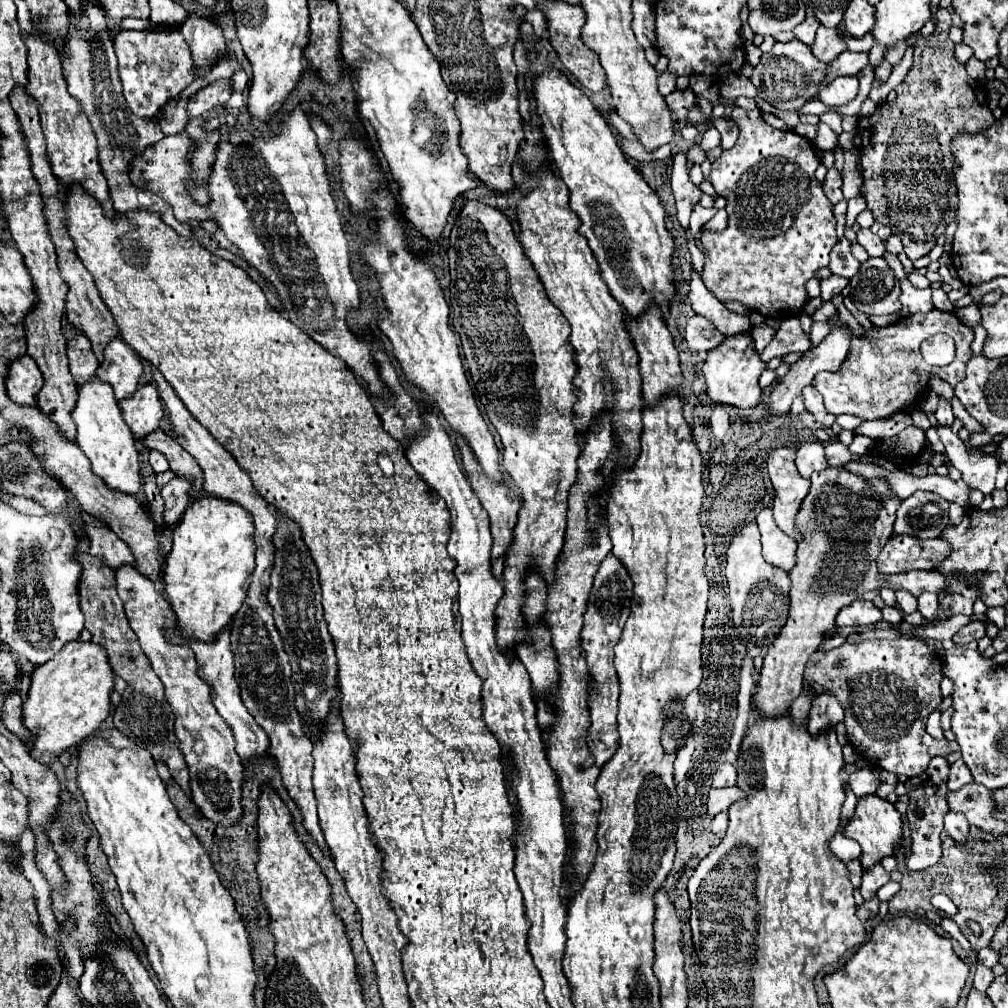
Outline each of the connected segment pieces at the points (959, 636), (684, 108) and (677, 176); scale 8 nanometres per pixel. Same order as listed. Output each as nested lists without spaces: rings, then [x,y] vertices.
[[[971,622],[967,624],[965,628],[961,628],[955,636],[953,636],[953,642],[955,644],[971,644],[979,638],[985,636],[985,622]]]
[[[687,88],[687,90],[675,90],[665,100],[667,100],[667,106],[675,114],[677,120],[685,120],[687,114],[689,114],[689,110],[697,104],[697,96],[695,96],[695,92],[691,88]]]
[[[677,152],[673,156],[671,188],[673,188],[673,194],[675,194],[675,202],[677,202],[677,220],[683,228],[685,228],[685,222],[687,222],[687,228],[689,228],[689,214],[691,214],[693,206],[699,202],[703,192],[699,190],[699,186],[695,186],[689,180],[687,154],[685,152]]]

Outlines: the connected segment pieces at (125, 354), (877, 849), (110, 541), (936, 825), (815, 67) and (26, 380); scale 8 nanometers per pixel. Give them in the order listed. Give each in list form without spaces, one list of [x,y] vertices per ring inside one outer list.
[[[115,338],[105,348],[105,360],[97,368],[97,378],[101,378],[101,382],[109,382],[115,390],[117,402],[121,402],[123,398],[135,394],[141,372],[143,366],[133,348],[123,340]]]
[[[865,796],[857,800],[857,808],[853,816],[849,818],[847,826],[843,828],[843,834],[849,838],[855,838],[861,846],[861,864],[863,868],[869,868],[877,864],[883,856],[893,854],[893,848],[901,842],[901,814],[895,810],[895,806],[889,800],[877,798],[877,796]]]
[[[91,520],[87,524],[87,536],[91,542],[89,554],[97,556],[105,566],[109,566],[113,570],[117,570],[125,564],[135,566],[135,558],[133,558],[129,546],[121,538],[117,538],[109,528],[105,528],[103,522]]]
[[[941,756],[933,758],[925,774],[919,778],[909,778],[905,782],[907,796],[909,796],[909,810],[907,820],[911,828],[911,854],[907,856],[907,868],[909,870],[923,870],[939,862],[941,858],[941,830],[943,830],[943,816],[949,812],[945,794],[947,794],[947,778],[949,778],[949,762]]]
[[[793,38],[791,42],[777,42],[769,56],[763,56],[761,64],[755,66],[751,82],[759,90],[759,96],[779,110],[799,110],[805,102],[819,96],[817,86],[825,80],[829,64],[817,62],[807,44]]]
[[[21,356],[9,366],[7,392],[9,398],[19,406],[37,406],[37,390],[41,390],[41,372],[31,356]]]

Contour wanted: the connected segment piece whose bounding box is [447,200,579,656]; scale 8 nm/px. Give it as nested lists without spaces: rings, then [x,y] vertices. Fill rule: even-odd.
[[[467,200],[461,214],[457,216],[455,220],[455,226],[451,230],[451,236],[449,236],[449,268],[451,268],[451,284],[453,284],[453,276],[455,276],[455,292],[449,288],[451,292],[451,304],[453,304],[453,310],[455,310],[455,330],[459,332],[461,336],[461,342],[463,342],[463,352],[465,352],[465,360],[469,364],[469,372],[471,372],[471,380],[475,384],[475,390],[479,392],[479,400],[487,412],[487,418],[491,420],[491,424],[495,426],[497,434],[501,436],[501,442],[503,442],[503,466],[505,470],[511,474],[513,482],[517,484],[517,488],[521,490],[521,498],[523,498],[523,506],[519,510],[519,520],[517,520],[517,526],[513,530],[513,540],[511,540],[511,546],[507,550],[507,560],[505,560],[505,570],[503,570],[503,586],[505,586],[505,594],[503,598],[499,600],[497,608],[495,608],[495,616],[497,616],[497,644],[503,652],[515,656],[515,644],[521,642],[521,638],[525,638],[525,630],[521,630],[521,626],[525,626],[525,622],[521,622],[521,610],[523,610],[523,600],[525,600],[525,576],[529,570],[537,570],[537,574],[545,580],[545,584],[549,586],[549,582],[553,582],[553,570],[555,570],[555,562],[557,562],[557,556],[561,552],[561,546],[563,546],[563,536],[565,536],[565,518],[567,518],[567,494],[569,494],[569,488],[575,484],[577,480],[577,454],[579,454],[579,446],[577,446],[577,440],[575,440],[575,426],[573,426],[573,404],[577,402],[577,394],[575,394],[575,386],[573,386],[573,378],[577,374],[577,364],[573,362],[573,348],[569,346],[569,324],[567,320],[563,318],[563,314],[549,302],[547,294],[545,294],[545,288],[537,276],[537,272],[533,270],[533,264],[527,260],[515,232],[513,232],[513,226],[511,222],[497,210],[497,208],[491,208],[487,204],[481,204],[477,200]]]

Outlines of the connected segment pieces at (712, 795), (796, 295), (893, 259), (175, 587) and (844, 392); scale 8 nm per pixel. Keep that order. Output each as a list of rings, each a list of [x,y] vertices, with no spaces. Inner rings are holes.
[[[733,786],[733,788],[721,788],[721,790],[711,788],[709,790],[709,798],[707,798],[707,810],[709,810],[711,816],[715,816],[715,814],[727,810],[733,802],[737,802],[741,798],[745,798],[745,792],[739,790],[737,786]]]
[[[733,108],[731,112],[733,120],[739,124],[739,140],[735,142],[735,146],[731,150],[725,150],[715,162],[713,162],[713,168],[711,168],[711,174],[709,174],[709,180],[715,188],[715,192],[719,196],[723,196],[727,200],[727,214],[729,214],[729,226],[723,230],[723,232],[717,232],[717,234],[703,234],[701,240],[707,248],[707,256],[705,256],[705,270],[703,270],[703,280],[705,280],[705,286],[715,294],[717,300],[739,300],[743,302],[747,308],[767,316],[767,318],[777,318],[777,320],[785,320],[785,318],[791,318],[791,316],[799,316],[803,306],[807,304],[809,300],[809,294],[805,290],[805,284],[809,278],[815,278],[817,270],[819,268],[825,268],[829,264],[829,252],[831,248],[835,246],[837,242],[837,234],[835,234],[835,216],[833,216],[833,206],[831,202],[827,200],[827,196],[823,194],[823,188],[821,184],[815,180],[815,170],[817,166],[821,164],[819,156],[817,156],[817,150],[815,146],[805,138],[805,136],[799,136],[797,132],[793,130],[775,130],[771,128],[769,124],[765,124],[765,120],[761,118],[761,112],[759,110],[743,110],[743,108]]]
[[[885,252],[883,254],[883,258],[885,258],[885,262],[889,264],[889,268],[895,272],[895,276],[901,280],[901,278],[907,278],[905,276],[905,270],[903,270],[903,264],[899,262],[899,258],[895,256],[895,254],[891,254],[891,252]]]
[[[205,494],[189,504],[173,530],[173,550],[163,570],[165,596],[177,616],[177,632],[165,634],[169,642],[181,646],[189,646],[191,642],[213,644],[217,634],[229,626],[243,606],[249,576],[255,570],[253,530],[251,514],[233,502]]]
[[[931,310],[927,314],[913,314],[893,326],[865,332],[861,338],[853,336],[849,356],[845,358],[841,370],[819,372],[813,380],[813,386],[825,398],[825,408],[831,414],[853,414],[865,420],[877,420],[889,416],[897,408],[915,406],[915,402],[925,392],[931,374],[947,380],[951,386],[957,386],[957,382],[965,378],[965,366],[971,358],[971,342],[973,330],[967,328],[953,312]],[[937,332],[949,334],[957,346],[953,364],[943,368],[929,366],[919,354],[919,344]]]

